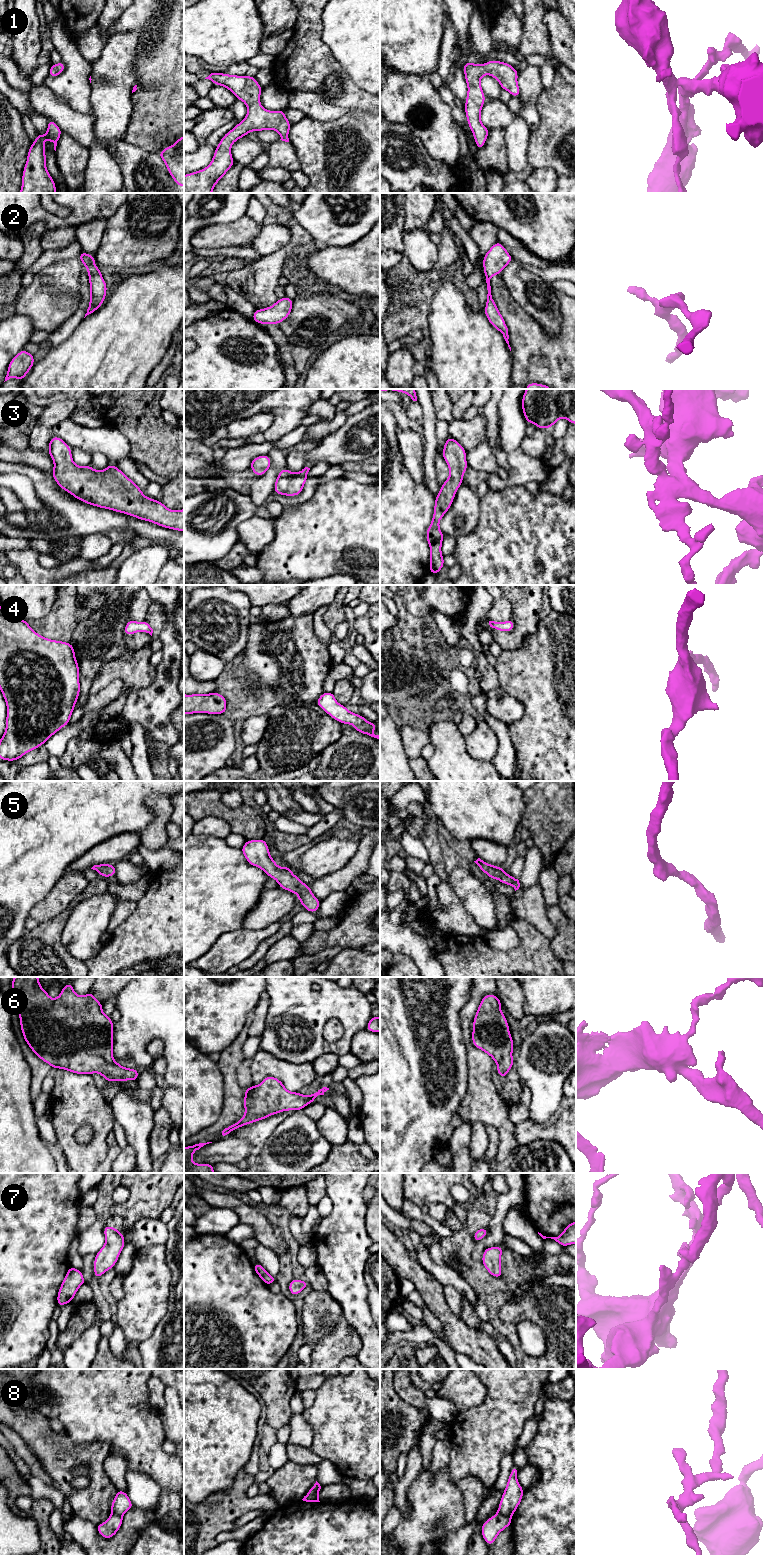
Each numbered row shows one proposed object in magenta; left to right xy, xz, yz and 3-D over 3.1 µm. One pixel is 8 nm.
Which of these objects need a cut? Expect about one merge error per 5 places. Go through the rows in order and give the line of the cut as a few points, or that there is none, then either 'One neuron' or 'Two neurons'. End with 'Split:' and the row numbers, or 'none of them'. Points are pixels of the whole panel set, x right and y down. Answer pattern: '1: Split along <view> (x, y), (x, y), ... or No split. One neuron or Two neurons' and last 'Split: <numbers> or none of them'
1: No split. One neuron
2: No split. One neuron
3: No split. One neuron
4: No split. One neuron
5: No split. One neuron
6: No split. One neuron
7: No split. One neuron
8: Split along xz (318, 1491), (306, 1496). Two neurons
Split: 8

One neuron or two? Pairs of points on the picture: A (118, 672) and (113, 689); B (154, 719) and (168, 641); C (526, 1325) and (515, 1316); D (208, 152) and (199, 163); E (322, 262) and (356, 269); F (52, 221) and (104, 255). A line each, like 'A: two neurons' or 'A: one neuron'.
A: two neurons
B: one neuron
C: two neurons
D: one neuron
E: one neuron
F: two neurons

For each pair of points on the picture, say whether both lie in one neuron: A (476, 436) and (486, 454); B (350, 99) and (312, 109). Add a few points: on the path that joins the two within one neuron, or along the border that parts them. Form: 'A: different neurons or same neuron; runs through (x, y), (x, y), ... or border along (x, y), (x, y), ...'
A: different neurons; border along (485, 442), (480, 442), (475, 447), (466, 451)
B: different neurons; border along (312, 91), (320, 94), (334, 105), (348, 109)

